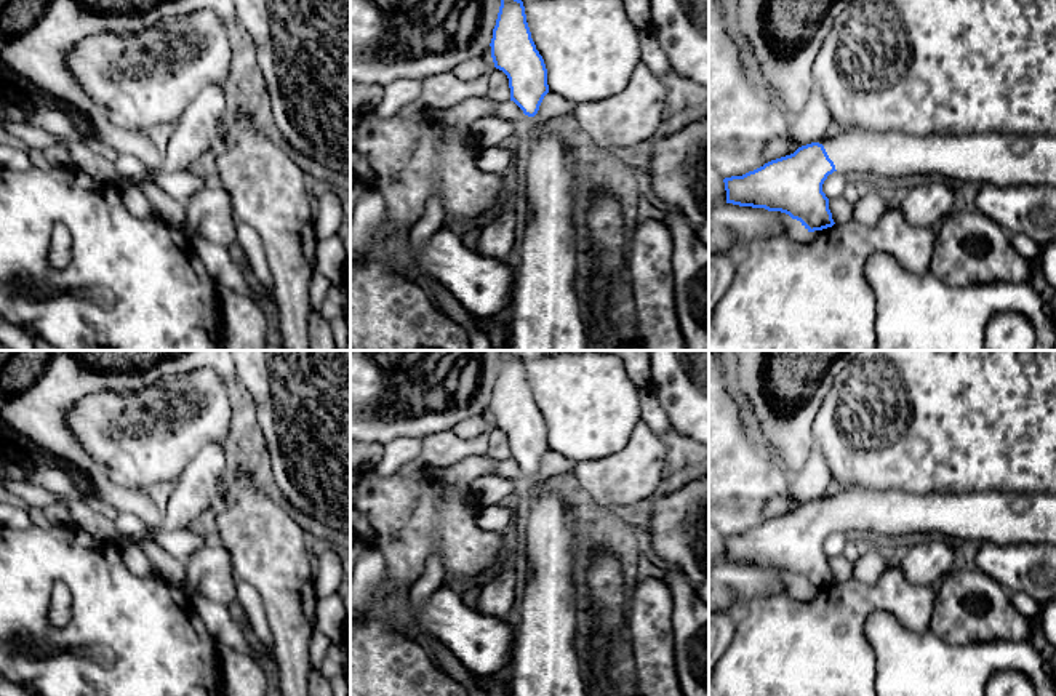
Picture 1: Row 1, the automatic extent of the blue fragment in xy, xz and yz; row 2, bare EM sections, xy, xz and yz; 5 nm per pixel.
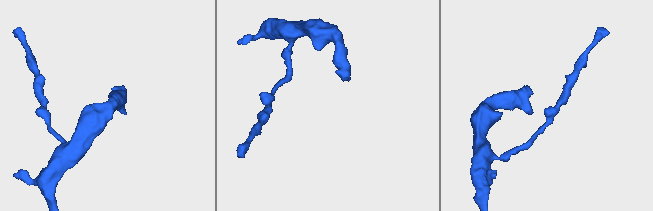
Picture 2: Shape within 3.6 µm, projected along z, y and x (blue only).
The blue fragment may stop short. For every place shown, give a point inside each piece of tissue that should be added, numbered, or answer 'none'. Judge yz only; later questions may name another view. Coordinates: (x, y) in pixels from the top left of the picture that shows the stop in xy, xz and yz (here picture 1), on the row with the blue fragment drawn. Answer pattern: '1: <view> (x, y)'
1: yz (1004, 159)

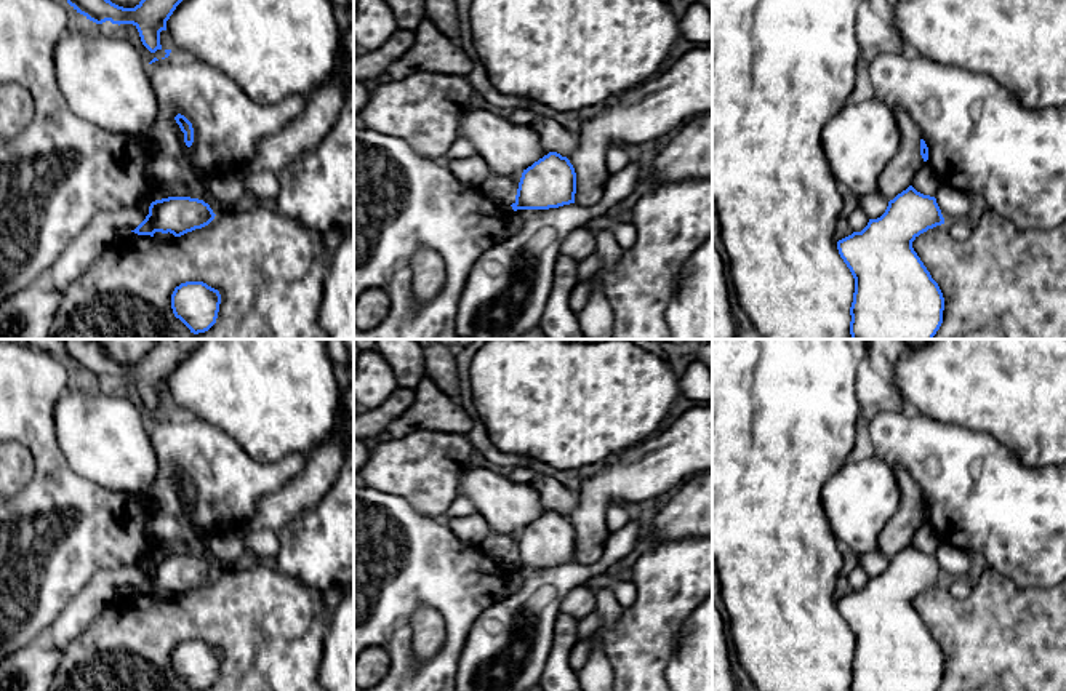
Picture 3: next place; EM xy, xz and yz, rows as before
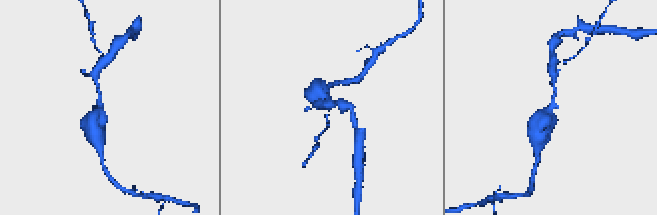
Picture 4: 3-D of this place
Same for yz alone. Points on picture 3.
none

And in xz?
none

